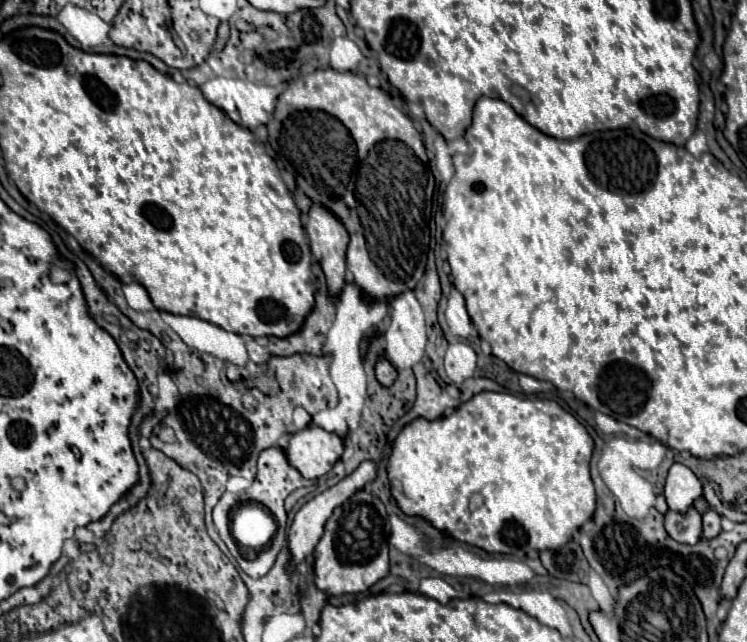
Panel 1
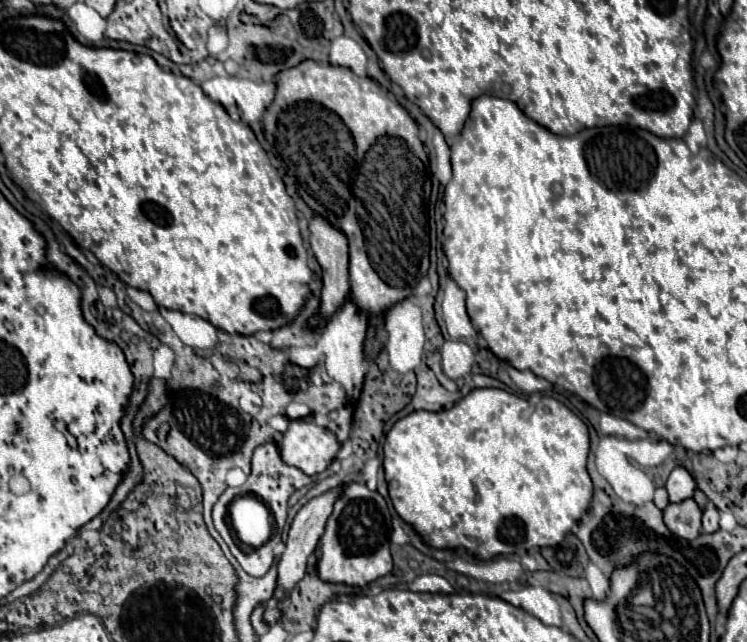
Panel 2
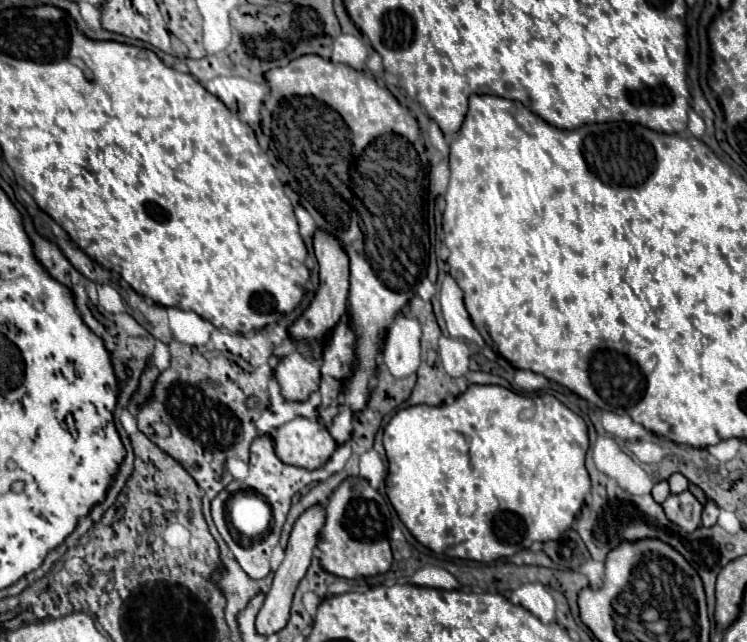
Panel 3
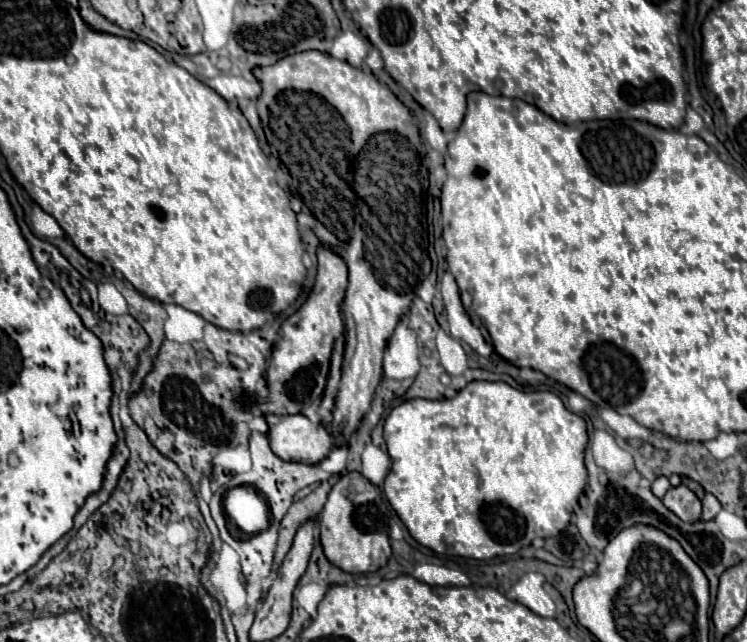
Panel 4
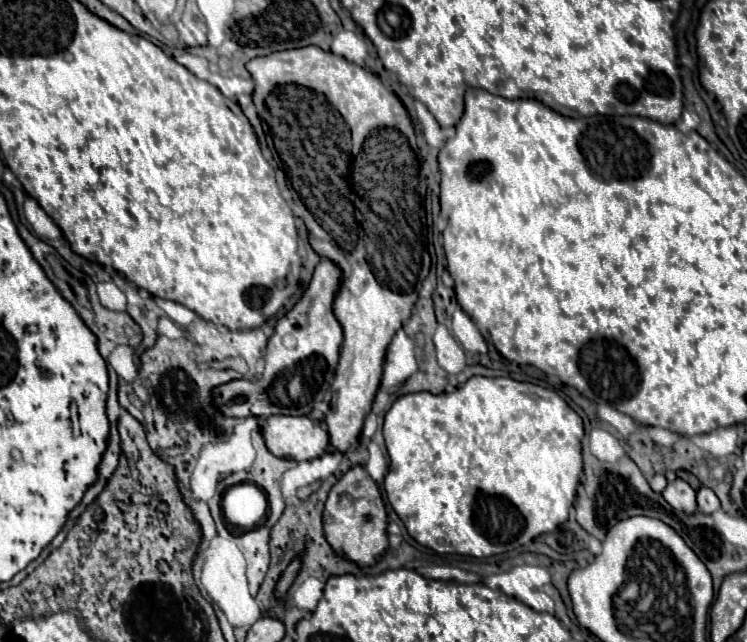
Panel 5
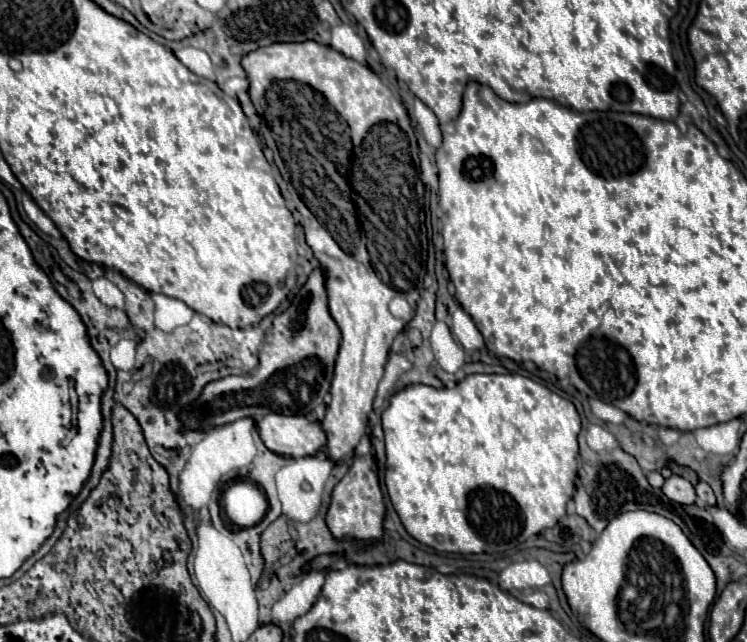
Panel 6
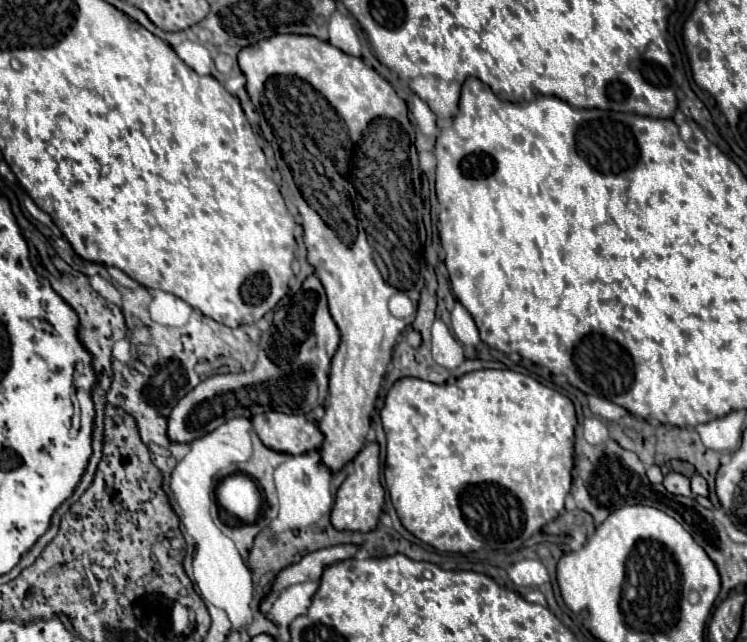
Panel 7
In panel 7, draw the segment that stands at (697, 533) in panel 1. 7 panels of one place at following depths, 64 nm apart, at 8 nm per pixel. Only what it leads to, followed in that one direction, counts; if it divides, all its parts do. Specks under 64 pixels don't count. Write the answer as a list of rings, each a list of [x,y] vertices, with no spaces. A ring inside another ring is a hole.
[[[670,472],[668,476],[664,476],[664,488],[676,496],[686,496],[686,498],[692,496],[690,480],[678,472]]]

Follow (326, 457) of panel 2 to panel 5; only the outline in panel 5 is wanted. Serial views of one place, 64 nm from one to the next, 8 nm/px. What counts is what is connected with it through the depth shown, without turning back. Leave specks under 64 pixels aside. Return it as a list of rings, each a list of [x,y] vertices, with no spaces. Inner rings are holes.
[[[270,416],[262,436],[272,454],[298,462],[320,458],[330,446],[324,426],[308,416]]]

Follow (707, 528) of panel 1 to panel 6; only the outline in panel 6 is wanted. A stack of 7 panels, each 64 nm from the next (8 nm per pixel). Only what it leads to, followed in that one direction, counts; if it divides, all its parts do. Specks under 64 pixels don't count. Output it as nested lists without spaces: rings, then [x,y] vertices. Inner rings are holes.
[[[706,482],[696,484],[696,496],[698,496],[698,506],[716,506],[714,492]]]

